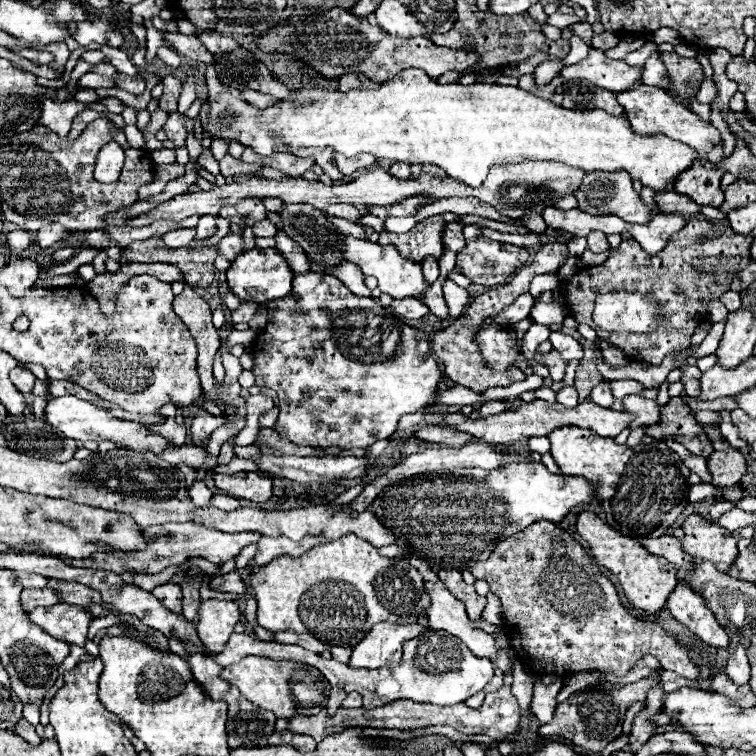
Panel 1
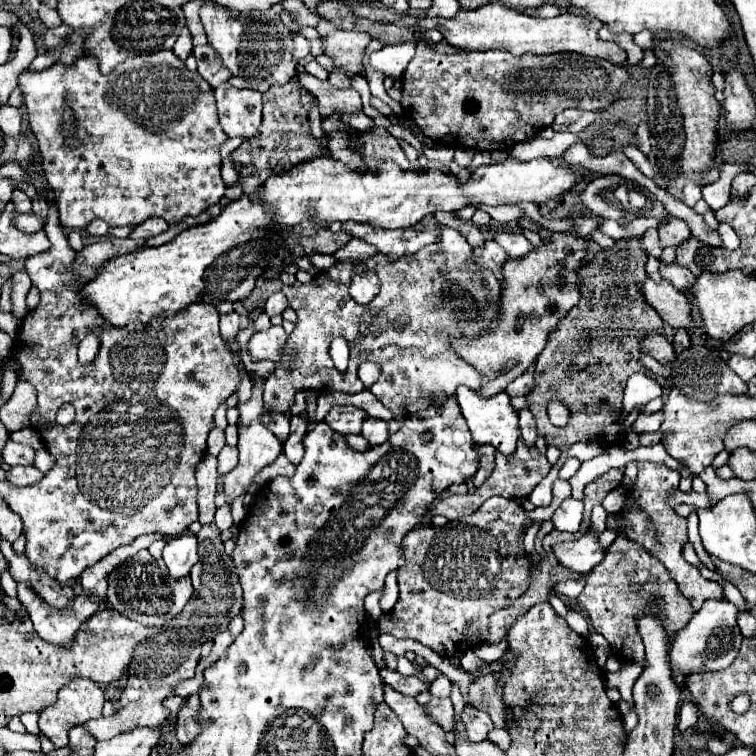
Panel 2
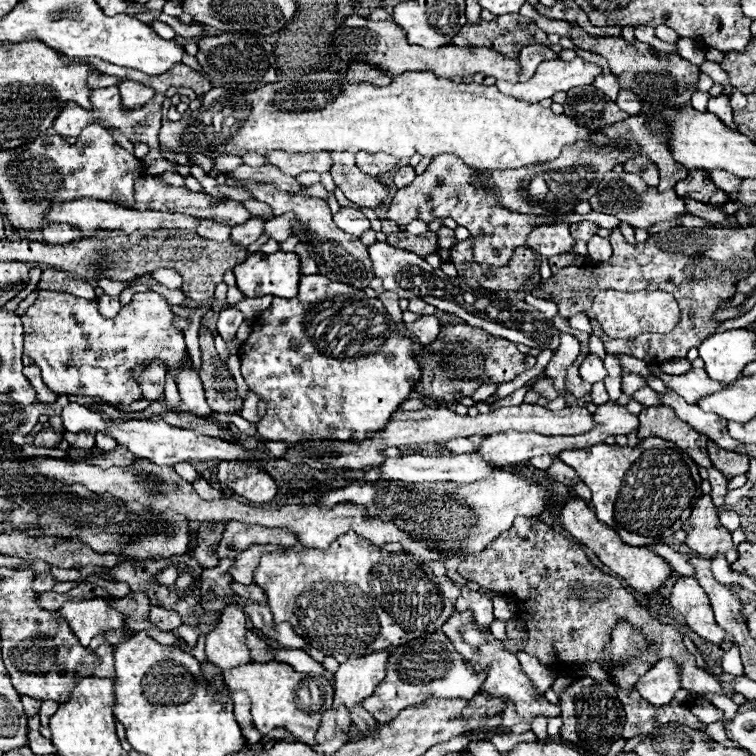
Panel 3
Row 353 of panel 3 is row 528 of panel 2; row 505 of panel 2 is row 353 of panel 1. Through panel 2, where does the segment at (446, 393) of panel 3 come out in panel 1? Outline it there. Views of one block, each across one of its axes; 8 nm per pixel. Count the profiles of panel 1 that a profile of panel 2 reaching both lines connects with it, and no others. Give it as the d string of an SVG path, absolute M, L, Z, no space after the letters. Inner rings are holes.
M526 320L510 324L510 330L504 330L494 324L482 328L476 336L476 342L480 346L486 364L496 370L516 366L524 332L526 332ZM552 350L552 352L544 358L544 364L548 366L550 376L554 378L554 382L558 382L558 380L564 378L564 374L566 374L566 362L560 358L560 352Z

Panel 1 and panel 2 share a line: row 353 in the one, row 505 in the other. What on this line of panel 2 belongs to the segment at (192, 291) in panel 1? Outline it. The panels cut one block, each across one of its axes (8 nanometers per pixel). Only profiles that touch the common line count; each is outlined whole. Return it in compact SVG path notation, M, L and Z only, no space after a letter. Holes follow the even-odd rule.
M206 456L196 466L196 482L198 482L198 508L200 508L200 524L202 530L198 536L198 554L200 560L192 568L190 578L194 584L194 596L184 610L176 618L176 628L170 628L162 636L152 636L148 644L142 644L136 648L136 660L132 660L132 668L128 672L134 672L128 676L128 682L122 692L121 705L112 716L88 720L84 726L98 742L110 740L122 732L130 732L134 728L158 728L166 722L170 712L162 706L162 698L172 694L172 688L182 676L194 676L194 668L200 658L200 648L206 638L210 638L220 628L226 628L228 622L242 610L242 588L238 582L238 576L234 572L234 562L226 556L224 546L220 542L220 532L216 532L216 526L212 524L216 504L216 484L218 484L218 462L214 456Z

